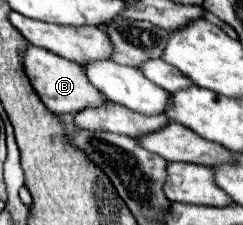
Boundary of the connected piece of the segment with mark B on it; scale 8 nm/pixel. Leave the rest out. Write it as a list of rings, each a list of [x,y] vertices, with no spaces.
[[[29,46],[25,52],[25,72],[33,84],[33,88],[37,90],[37,94],[41,96],[43,104],[55,112],[55,114],[73,114],[73,112],[81,112],[81,108],[91,108],[97,104],[103,104],[107,98],[103,92],[99,92],[97,88],[93,88],[89,84],[89,78],[85,76],[85,68],[77,62],[69,62],[45,48],[37,48],[37,46]]]

